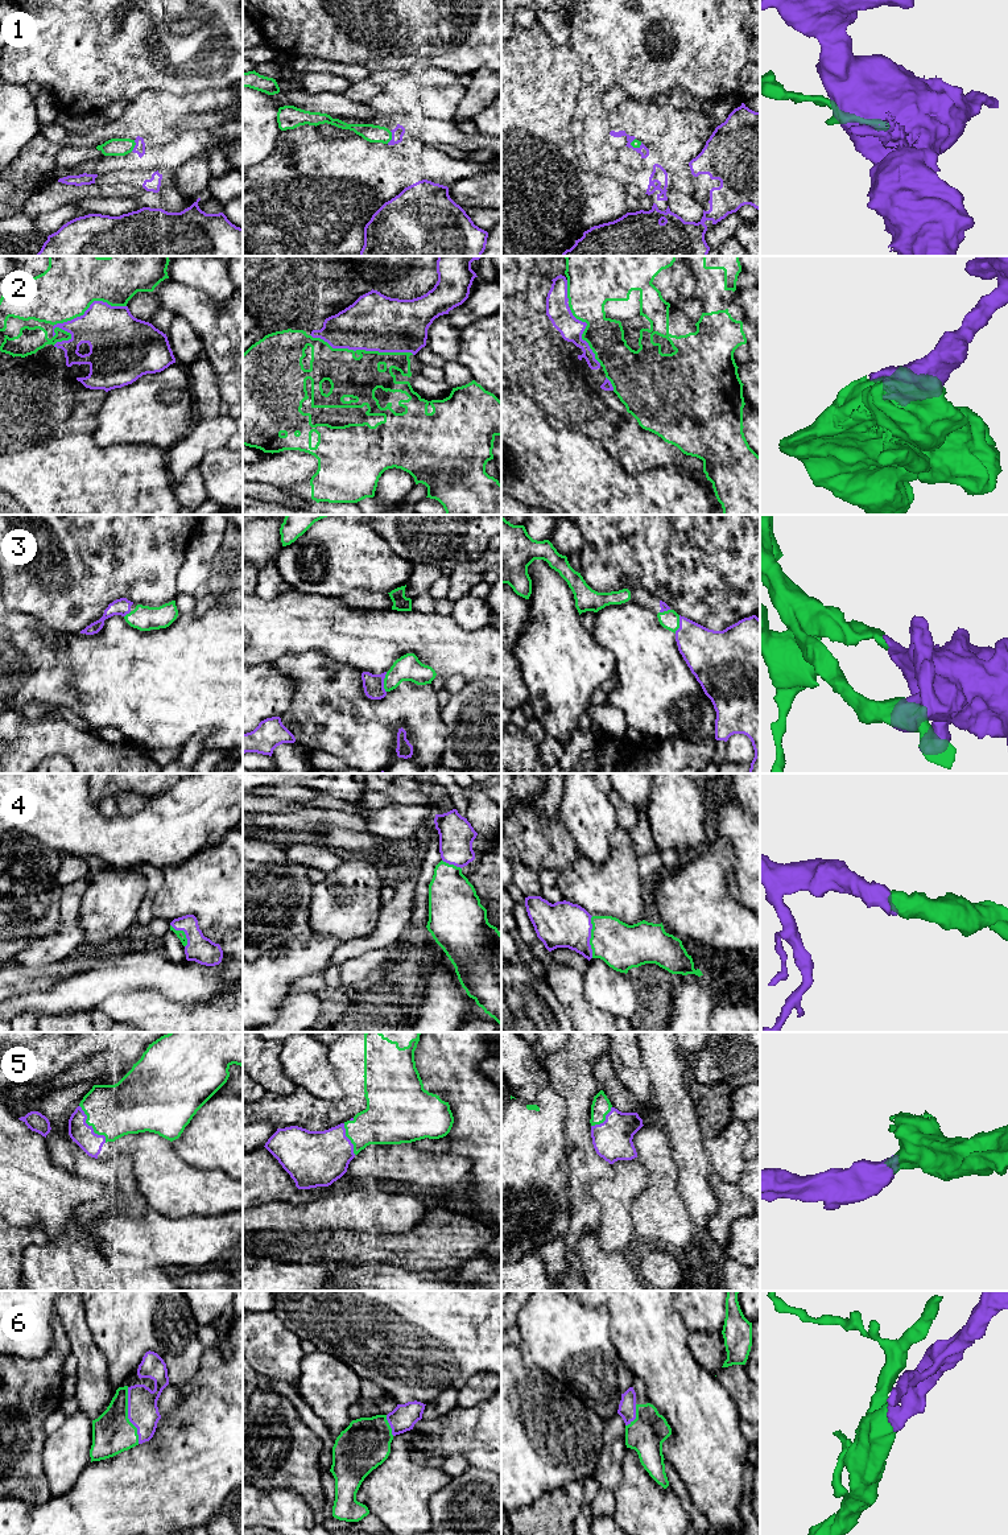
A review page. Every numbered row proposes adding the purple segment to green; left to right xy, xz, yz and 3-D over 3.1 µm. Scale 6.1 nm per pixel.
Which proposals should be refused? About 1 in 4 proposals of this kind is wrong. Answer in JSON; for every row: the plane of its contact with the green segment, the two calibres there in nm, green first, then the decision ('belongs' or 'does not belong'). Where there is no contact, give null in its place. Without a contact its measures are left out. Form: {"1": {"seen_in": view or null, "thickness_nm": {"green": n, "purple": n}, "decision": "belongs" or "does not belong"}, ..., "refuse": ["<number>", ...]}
{"1": {"seen_in": "xz", "thickness_nm": {"green": 110, "purple": 70}, "decision": "does not belong"}, "2": {"seen_in": "xy", "thickness_nm": {"green": 360, "purple": 320}, "decision": "belongs"}, "3": {"seen_in": "xz", "thickness_nm": {"green": 160, "purple": 130}, "decision": "belongs"}, "4": {"seen_in": "yz", "thickness_nm": {"green": 280, "purple": 280}, "decision": "belongs"}, "5": {"seen_in": "xy", "thickness_nm": {"green": 320, "purple": 140}, "decision": "belongs"}, "6": {"seen_in": "xy", "thickness_nm": {"green": 260, "purple": 190}, "decision": "belongs"}, "refuse": ["1"]}

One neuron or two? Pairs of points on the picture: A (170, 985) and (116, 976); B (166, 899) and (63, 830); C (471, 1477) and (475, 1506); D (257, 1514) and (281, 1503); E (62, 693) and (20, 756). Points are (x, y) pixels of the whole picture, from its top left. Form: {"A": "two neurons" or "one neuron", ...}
{"A": "one neuron", "B": "two neurons", "C": "one neuron", "D": "one neuron", "E": "two neurons"}

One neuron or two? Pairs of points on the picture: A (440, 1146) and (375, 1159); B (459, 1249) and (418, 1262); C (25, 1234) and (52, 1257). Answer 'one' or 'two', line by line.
A: two
B: one
C: two

